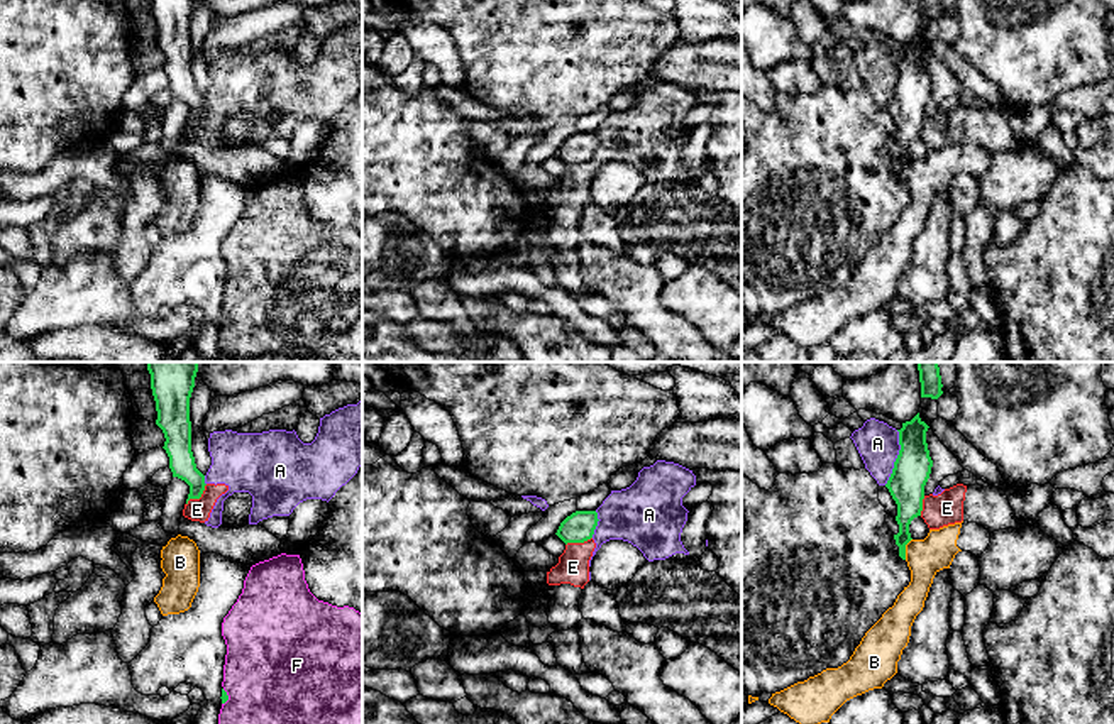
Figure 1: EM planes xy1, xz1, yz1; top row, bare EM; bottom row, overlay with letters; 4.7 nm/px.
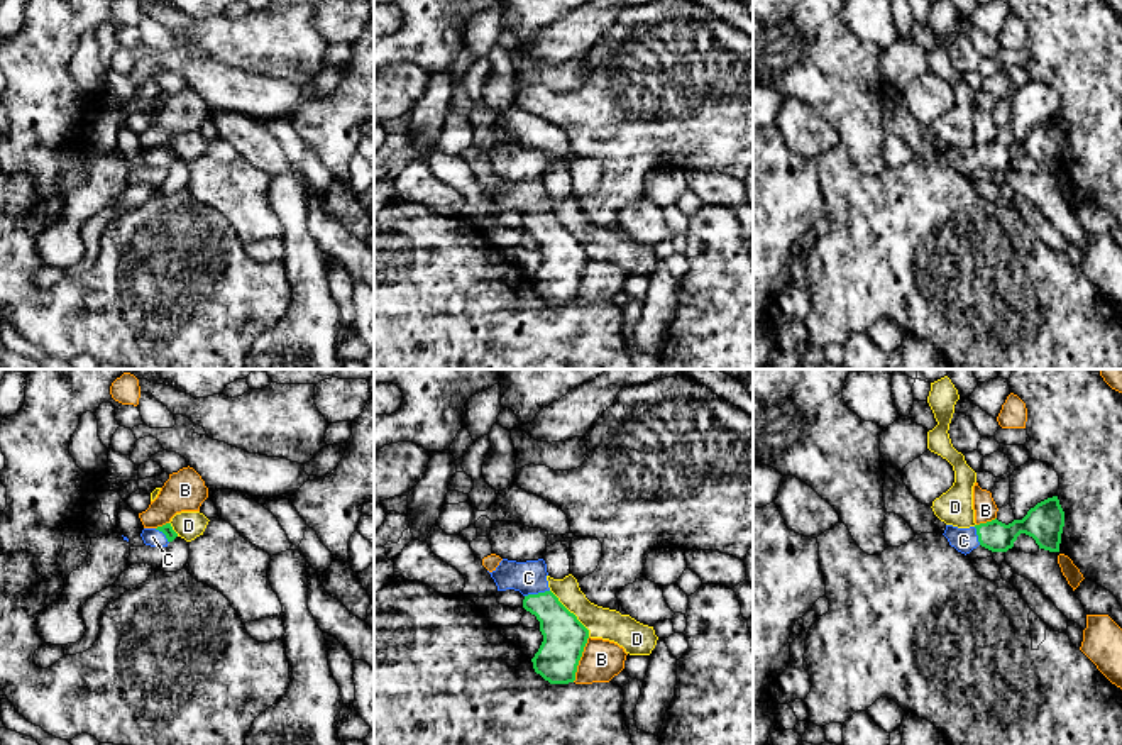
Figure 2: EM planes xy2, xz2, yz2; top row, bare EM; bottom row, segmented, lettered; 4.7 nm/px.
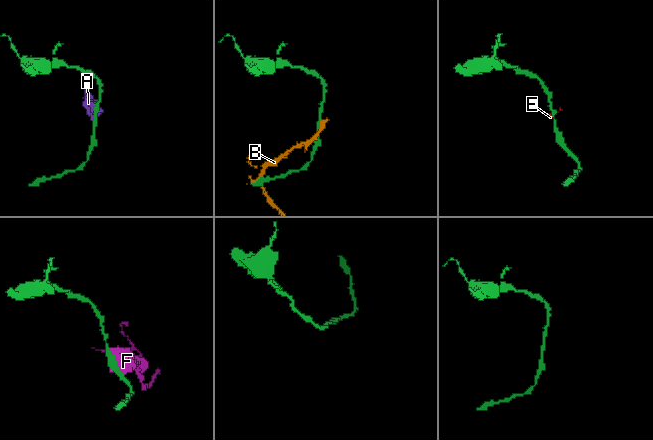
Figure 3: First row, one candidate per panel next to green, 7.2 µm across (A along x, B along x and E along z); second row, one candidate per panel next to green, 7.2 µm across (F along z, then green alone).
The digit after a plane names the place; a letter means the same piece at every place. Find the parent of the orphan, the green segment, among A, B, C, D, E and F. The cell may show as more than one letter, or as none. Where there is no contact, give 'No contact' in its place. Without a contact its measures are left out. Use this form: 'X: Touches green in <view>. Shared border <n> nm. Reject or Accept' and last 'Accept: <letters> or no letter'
A: Touches green in yz1. Shared border 280 nm. Reject
B: Touches green in xz2. Shared border 240 nm. Reject
C: Touches green in xz2. Shared border 120 nm. Accept
D: Touches green in xz2. Shared border 300 nm. Reject
E: Touches green in xy1. Shared border 140 nm. Reject
F: Touches green in xy1. Shared border 80 nm. Reject
Accept: C

